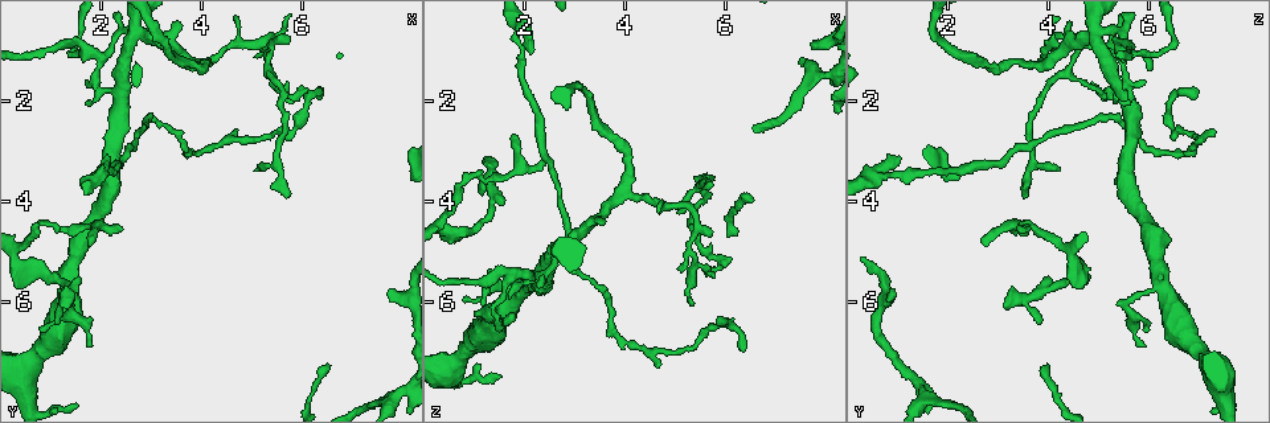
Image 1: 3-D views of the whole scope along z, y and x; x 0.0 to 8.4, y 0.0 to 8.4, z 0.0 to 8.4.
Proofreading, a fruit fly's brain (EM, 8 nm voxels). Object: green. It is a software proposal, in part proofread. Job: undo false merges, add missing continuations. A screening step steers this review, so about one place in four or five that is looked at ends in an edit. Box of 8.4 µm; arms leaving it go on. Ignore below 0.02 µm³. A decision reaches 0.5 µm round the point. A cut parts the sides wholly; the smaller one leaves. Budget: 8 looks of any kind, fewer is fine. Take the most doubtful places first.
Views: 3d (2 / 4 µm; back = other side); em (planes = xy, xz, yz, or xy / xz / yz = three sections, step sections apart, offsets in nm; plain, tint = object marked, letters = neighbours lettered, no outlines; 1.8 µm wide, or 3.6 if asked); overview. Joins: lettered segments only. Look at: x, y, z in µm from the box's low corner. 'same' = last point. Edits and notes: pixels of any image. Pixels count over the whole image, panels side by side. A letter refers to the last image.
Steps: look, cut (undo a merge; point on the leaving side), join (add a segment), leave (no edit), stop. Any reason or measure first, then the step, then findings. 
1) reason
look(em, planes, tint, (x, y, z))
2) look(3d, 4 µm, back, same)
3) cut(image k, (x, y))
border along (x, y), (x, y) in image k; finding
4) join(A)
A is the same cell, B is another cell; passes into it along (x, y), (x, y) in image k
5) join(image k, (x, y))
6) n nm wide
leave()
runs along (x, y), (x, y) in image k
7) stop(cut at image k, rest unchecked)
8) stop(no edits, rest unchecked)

arms part here
look(3d, 2 µm, (2.70, 0.60, 4.95))

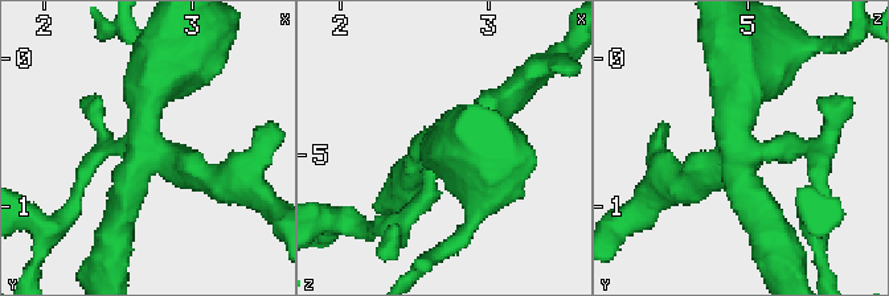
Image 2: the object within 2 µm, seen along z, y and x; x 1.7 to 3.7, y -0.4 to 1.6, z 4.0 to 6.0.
look(em, yz, step 4, tint, (2.70, 0.64, 4.96))

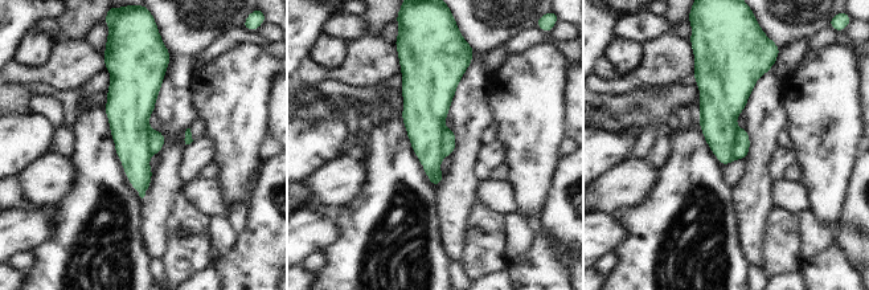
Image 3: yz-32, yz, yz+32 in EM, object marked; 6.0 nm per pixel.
another direction
look(em, planes, letters, same)

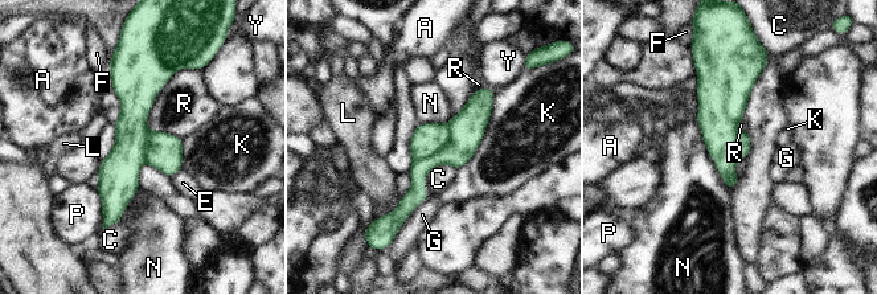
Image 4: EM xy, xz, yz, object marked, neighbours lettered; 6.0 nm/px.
K touches over 550 nm
cut(image 4, (466, 130))
A, C, E, F, G, K, L, N, P, R and Y are other cells; border along (446, 125), (447, 142), (413, 162) in image 4; two cells meet here

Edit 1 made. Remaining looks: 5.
look(overview)

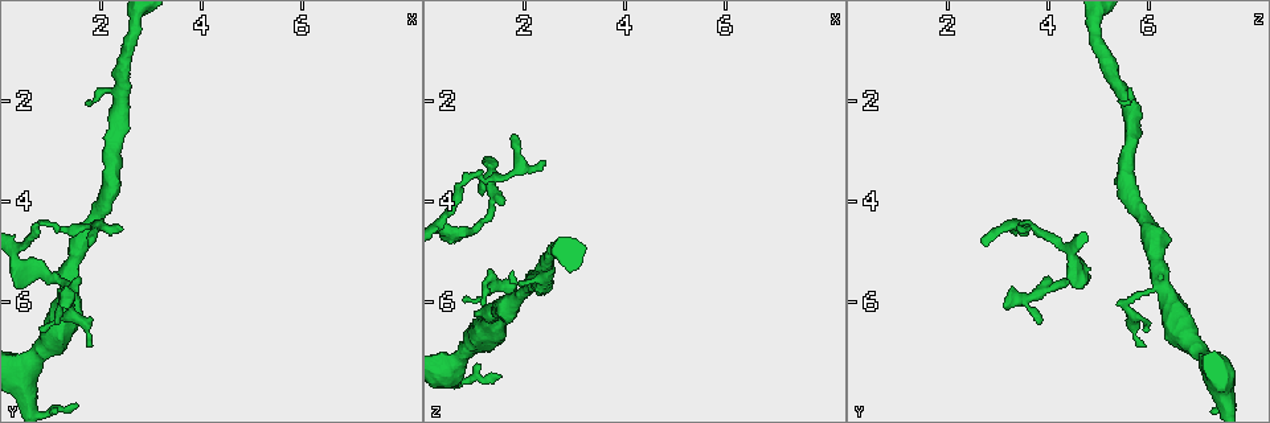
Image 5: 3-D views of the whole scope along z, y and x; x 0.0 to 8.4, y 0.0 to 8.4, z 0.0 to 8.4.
branch stops here
look(3d, 2 µm, (1.20, 6.10, 3.10))

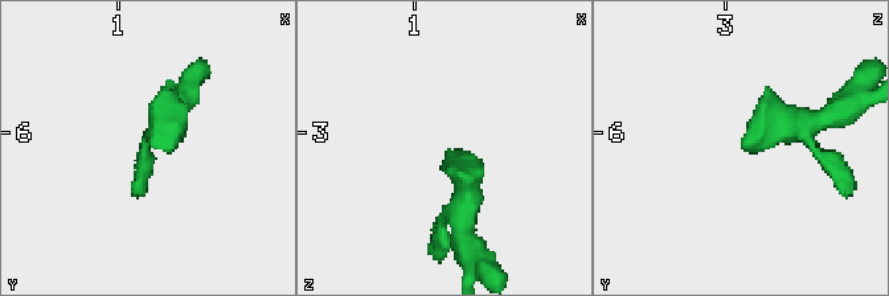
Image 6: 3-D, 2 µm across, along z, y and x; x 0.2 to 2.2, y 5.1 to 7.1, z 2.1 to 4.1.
look(em, planes, letters, (1.24, 6.08, 3.10))

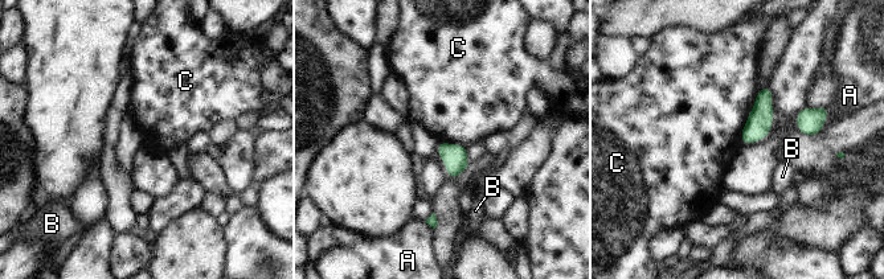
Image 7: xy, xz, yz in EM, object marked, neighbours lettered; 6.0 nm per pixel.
leave()
A, B and C are other cells; border along (753, 106), (743, 128), (740, 143) in image 7; none of them fits

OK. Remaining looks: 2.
abrupt turn
look(em, planes, tint, (1.10, 4.45, 3.50))

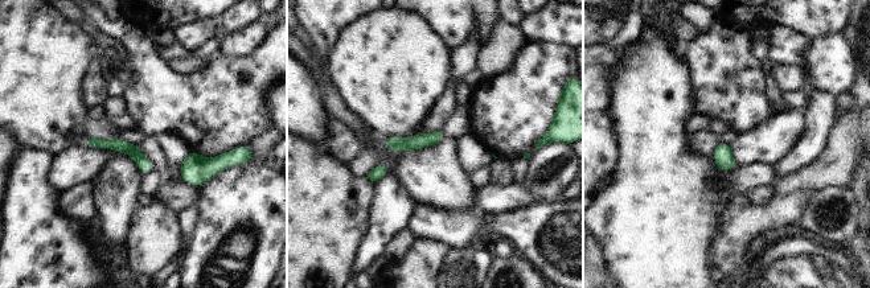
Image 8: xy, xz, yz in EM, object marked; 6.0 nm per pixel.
look(em, planes, letters, same)

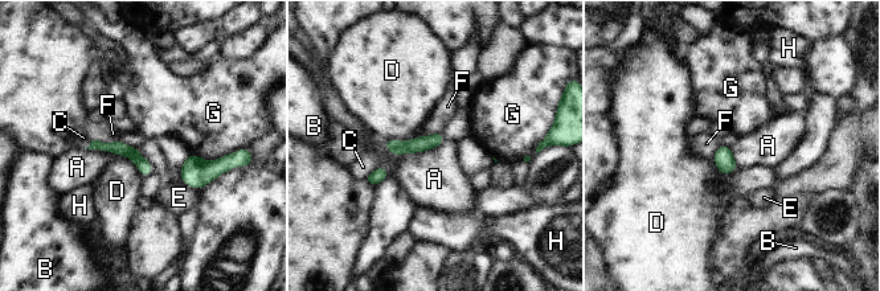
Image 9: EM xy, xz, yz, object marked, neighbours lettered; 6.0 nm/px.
A touches over 380 nm
leave()
A, B, C, D, E, F, G and H are other cells; runs along (93, 146), (127, 150), (148, 169) in image 9; one cell here

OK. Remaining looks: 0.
stop(cut at image 4, rest unchecked)

